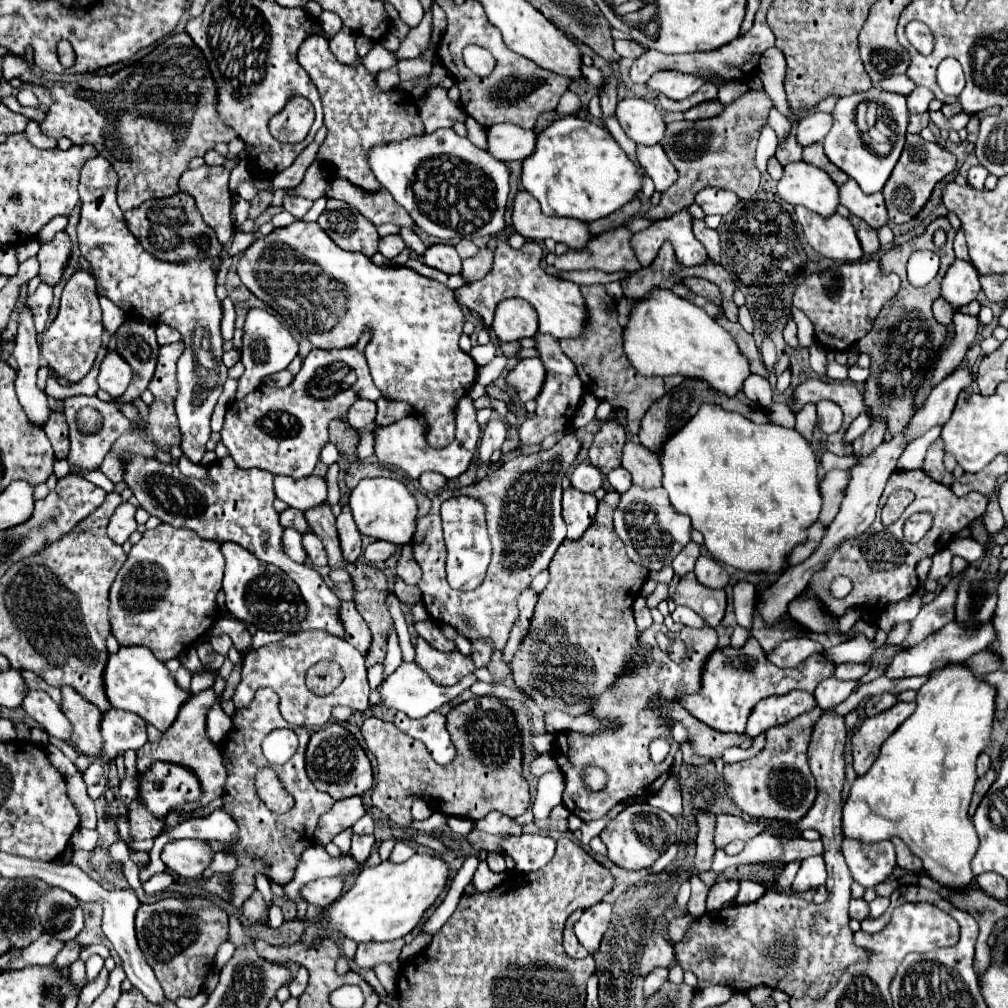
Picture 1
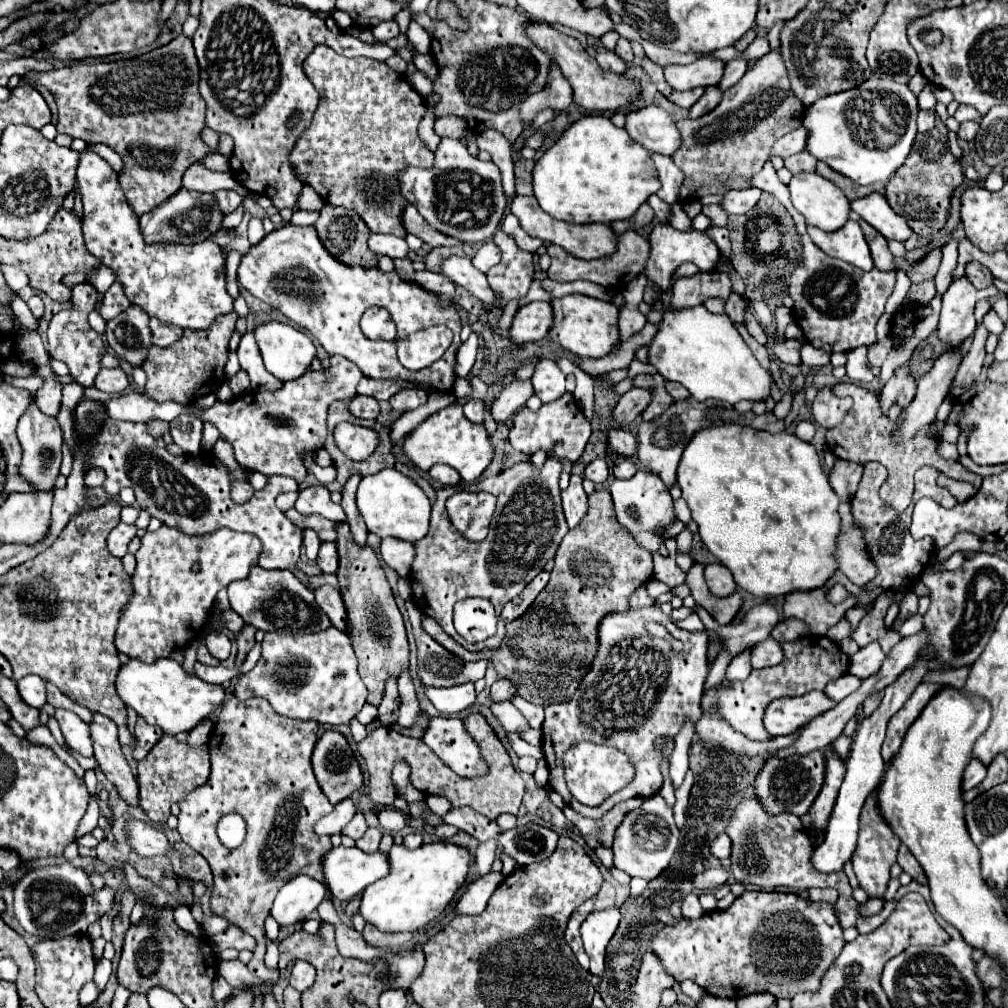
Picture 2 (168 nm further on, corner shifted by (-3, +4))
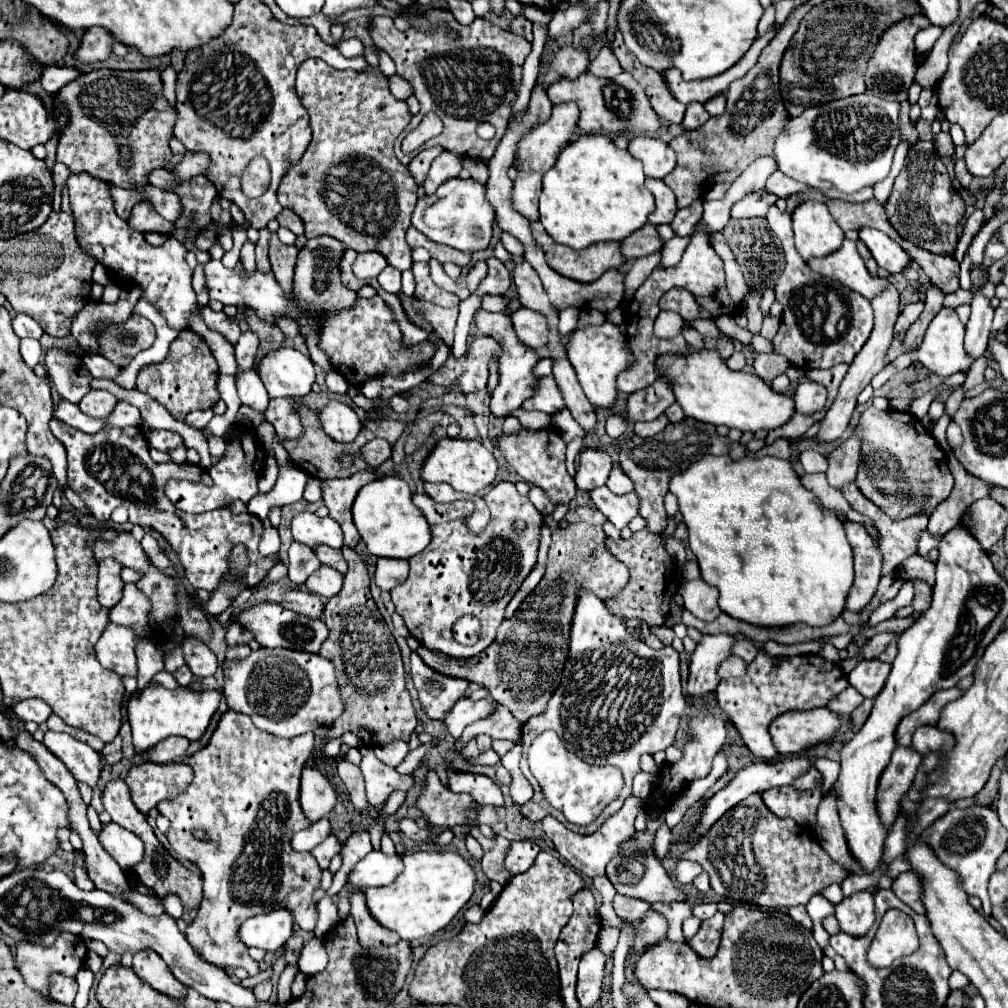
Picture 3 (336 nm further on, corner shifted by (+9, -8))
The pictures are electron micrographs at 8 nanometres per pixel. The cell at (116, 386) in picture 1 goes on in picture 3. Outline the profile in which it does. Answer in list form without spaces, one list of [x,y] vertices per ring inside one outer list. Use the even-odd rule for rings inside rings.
[[[90,391],[90,393],[80,401],[78,407],[80,407],[86,415],[90,415],[90,417],[94,417],[94,419],[104,419],[104,417],[108,417],[108,415],[114,411],[116,403],[118,403],[118,399],[116,399],[112,393],[108,393],[108,391]]]

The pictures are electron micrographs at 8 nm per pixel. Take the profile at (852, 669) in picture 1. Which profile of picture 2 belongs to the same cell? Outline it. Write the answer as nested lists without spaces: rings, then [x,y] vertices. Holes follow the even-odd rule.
[[[870,643],[870,645],[862,647],[856,655],[850,657],[848,673],[856,675],[860,679],[866,679],[880,669],[882,661],[884,661],[884,651],[880,649],[878,643]]]

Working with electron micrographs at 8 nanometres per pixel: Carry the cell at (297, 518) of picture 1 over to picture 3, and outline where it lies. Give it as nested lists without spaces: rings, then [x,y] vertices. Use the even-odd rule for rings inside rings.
[[[320,545],[320,547],[314,549],[314,553],[316,553],[316,557],[320,559],[322,565],[330,565],[332,569],[336,569],[336,571],[342,573],[342,575],[348,571],[346,561],[344,561],[344,557],[342,557],[342,551],[332,549],[332,547],[326,547],[326,545]]]

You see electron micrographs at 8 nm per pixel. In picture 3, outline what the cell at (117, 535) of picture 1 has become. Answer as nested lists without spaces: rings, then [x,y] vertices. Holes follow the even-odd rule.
[[[104,559],[100,561],[100,573],[98,573],[98,601],[104,607],[114,607],[122,599],[124,581],[120,579],[122,565],[116,559]]]

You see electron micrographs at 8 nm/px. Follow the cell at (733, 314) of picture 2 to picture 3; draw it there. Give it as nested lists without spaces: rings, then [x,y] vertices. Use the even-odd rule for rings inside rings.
[[[720,337],[720,339],[716,339],[714,349],[720,353],[720,357],[722,357],[724,361],[728,361],[728,357],[734,353],[734,343],[728,341],[726,337]]]

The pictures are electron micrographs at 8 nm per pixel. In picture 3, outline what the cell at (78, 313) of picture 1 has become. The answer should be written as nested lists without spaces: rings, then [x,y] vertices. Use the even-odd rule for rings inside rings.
[[[66,349],[48,351],[46,369],[54,389],[62,399],[78,405],[80,399],[90,391],[90,373],[84,369],[80,357],[70,355]]]

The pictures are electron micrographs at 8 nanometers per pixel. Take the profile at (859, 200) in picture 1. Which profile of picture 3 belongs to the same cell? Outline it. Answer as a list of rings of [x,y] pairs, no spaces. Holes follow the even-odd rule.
[[[864,227],[864,229],[860,229],[858,235],[866,243],[866,247],[870,249],[878,267],[886,269],[890,275],[900,273],[910,263],[908,253],[896,241],[892,241],[886,233],[882,233],[878,229]]]

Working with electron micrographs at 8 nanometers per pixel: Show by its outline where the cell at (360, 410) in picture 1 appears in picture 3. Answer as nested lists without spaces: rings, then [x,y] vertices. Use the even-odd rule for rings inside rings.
[[[332,399],[328,405],[324,405],[318,411],[318,419],[320,419],[322,431],[328,437],[332,437],[332,441],[338,441],[338,443],[354,441],[362,429],[362,423],[354,413],[354,409],[348,403],[336,401],[336,399]]]

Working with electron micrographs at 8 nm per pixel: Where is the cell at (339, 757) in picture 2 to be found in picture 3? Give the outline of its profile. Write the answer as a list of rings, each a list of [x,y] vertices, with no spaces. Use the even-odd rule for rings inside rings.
[[[304,767],[300,781],[300,807],[308,821],[326,817],[336,805],[336,791],[330,781],[314,767]]]

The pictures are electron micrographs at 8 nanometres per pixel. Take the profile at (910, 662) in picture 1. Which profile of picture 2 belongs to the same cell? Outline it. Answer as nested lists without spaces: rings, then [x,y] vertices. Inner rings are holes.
[[[918,659],[912,667],[908,667],[900,679],[896,679],[896,683],[890,683],[886,689],[884,689],[884,699],[880,703],[880,707],[870,715],[870,717],[864,717],[860,721],[860,727],[858,727],[858,733],[854,735],[854,743],[852,743],[852,753],[846,761],[846,777],[842,781],[842,787],[840,787],[840,793],[838,793],[838,799],[836,799],[836,805],[834,805],[834,811],[832,811],[832,819],[828,823],[828,831],[826,831],[826,837],[824,841],[814,849],[812,853],[812,867],[820,873],[834,873],[834,871],[840,871],[844,867],[844,863],[850,859],[852,851],[856,849],[856,839],[858,839],[858,827],[860,827],[860,811],[864,807],[864,801],[868,797],[868,793],[872,793],[872,789],[878,785],[876,781],[880,781],[884,769],[886,769],[886,763],[880,755],[880,745],[884,741],[884,733],[886,733],[886,723],[888,719],[902,707],[902,703],[912,695],[912,691],[920,685],[924,673],[928,673],[928,663],[924,663],[924,659]]]

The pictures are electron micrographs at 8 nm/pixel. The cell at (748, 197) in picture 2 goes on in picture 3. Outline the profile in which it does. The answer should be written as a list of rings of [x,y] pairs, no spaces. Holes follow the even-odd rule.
[[[760,189],[758,193],[750,193],[732,207],[732,219],[764,217],[768,213],[768,207],[774,205],[776,201],[778,201],[778,197],[766,189]]]

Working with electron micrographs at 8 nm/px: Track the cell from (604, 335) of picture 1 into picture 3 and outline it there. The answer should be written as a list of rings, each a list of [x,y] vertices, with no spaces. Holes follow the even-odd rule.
[[[660,415],[660,417],[656,417],[654,421],[648,421],[648,423],[636,423],[634,433],[640,435],[640,437],[652,437],[652,435],[658,435],[660,431],[664,431],[666,425],[668,425],[668,417]]]

